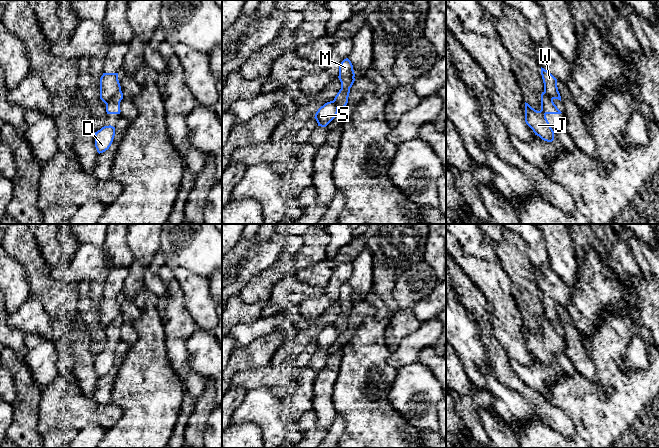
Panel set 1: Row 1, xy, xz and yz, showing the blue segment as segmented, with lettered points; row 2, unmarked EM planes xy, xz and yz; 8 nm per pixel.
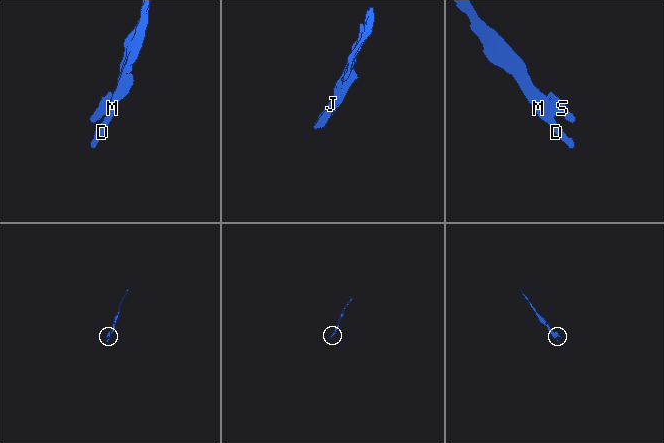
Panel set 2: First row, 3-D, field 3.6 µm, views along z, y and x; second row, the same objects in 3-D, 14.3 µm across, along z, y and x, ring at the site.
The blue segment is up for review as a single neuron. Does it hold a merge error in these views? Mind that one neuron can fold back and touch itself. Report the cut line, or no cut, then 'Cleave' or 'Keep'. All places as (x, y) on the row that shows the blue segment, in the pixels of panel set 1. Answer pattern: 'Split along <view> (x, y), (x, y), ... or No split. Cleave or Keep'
Split along xy (120, 89), (105, 103). Cleave

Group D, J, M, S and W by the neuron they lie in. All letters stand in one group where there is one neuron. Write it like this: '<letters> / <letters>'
D J M / S W

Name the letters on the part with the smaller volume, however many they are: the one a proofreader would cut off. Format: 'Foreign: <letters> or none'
Foreign: S, W

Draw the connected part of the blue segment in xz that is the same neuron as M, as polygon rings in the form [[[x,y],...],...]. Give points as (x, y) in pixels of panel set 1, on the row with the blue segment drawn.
[[[346,58],[339,66],[339,80],[341,82],[341,89],[334,98],[334,102],[338,108],[344,108],[348,103],[350,88],[355,81],[355,73],[351,61]]]

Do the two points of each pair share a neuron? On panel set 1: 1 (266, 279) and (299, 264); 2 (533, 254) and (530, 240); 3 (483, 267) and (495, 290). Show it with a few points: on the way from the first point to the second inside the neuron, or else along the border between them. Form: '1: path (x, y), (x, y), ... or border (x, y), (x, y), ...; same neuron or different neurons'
1: path (274, 274), (286, 265), (291, 264); same neuron
2: path (533, 251), (533, 243); same neuron
3: path (485, 273), (495, 284); same neuron

